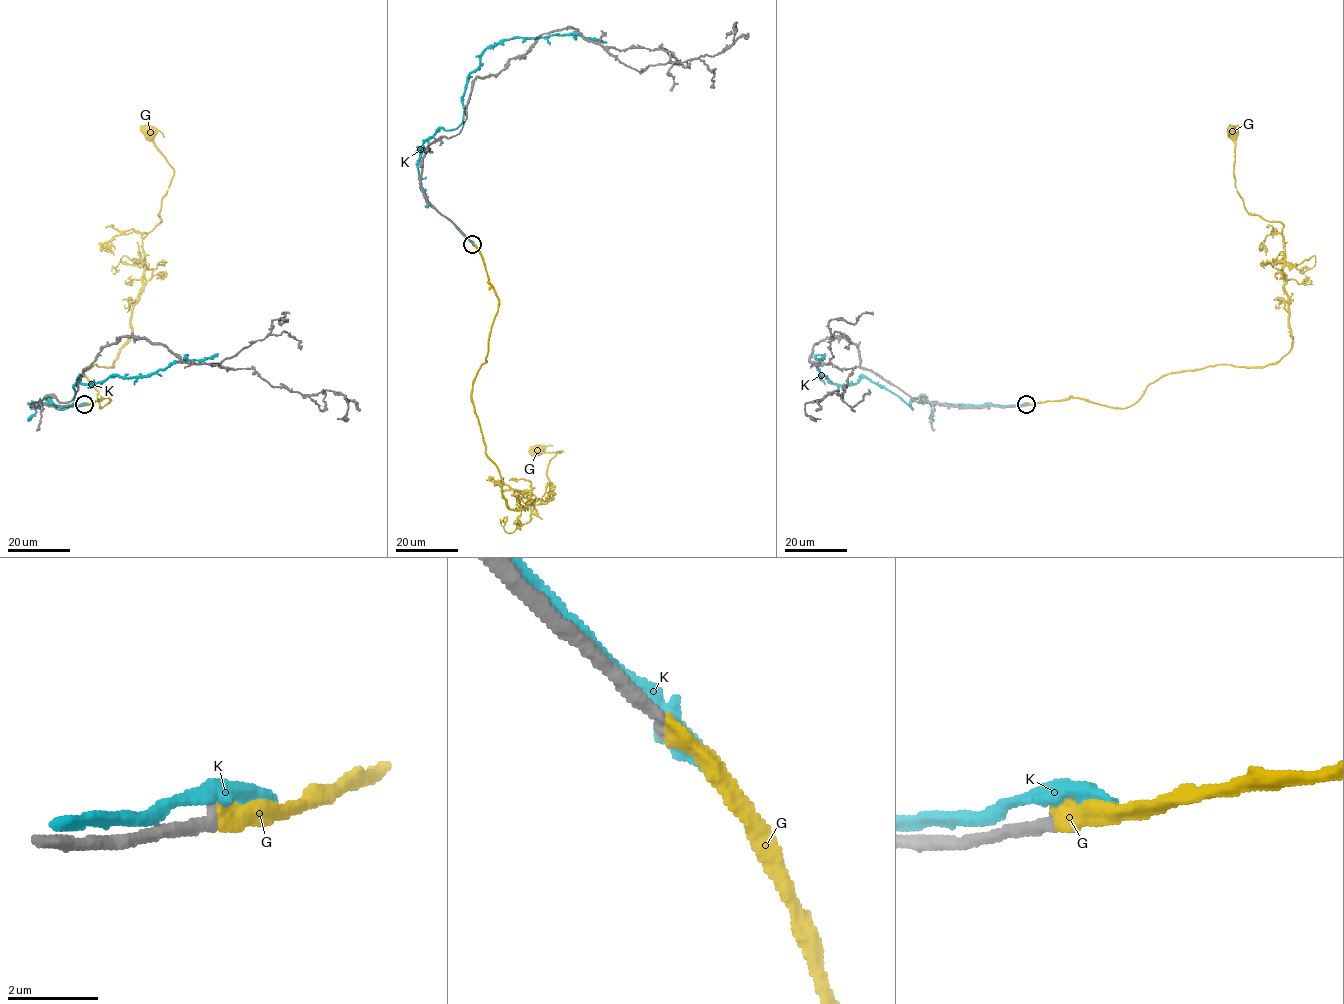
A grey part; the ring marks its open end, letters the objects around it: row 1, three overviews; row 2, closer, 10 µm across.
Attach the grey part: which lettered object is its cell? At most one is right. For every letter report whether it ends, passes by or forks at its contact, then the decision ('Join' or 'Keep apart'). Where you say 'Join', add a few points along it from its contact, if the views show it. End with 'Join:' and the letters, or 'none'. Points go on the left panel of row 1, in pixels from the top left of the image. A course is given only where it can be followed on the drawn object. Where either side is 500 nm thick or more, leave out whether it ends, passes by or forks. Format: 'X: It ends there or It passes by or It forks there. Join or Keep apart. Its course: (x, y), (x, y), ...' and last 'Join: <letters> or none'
G: Join. Its course: (84, 404), (109, 401), (83, 373), (113, 366), (131, 332), (142, 240), (174, 173), (164, 137)
K: It passes by. Keep apart
Join: G

